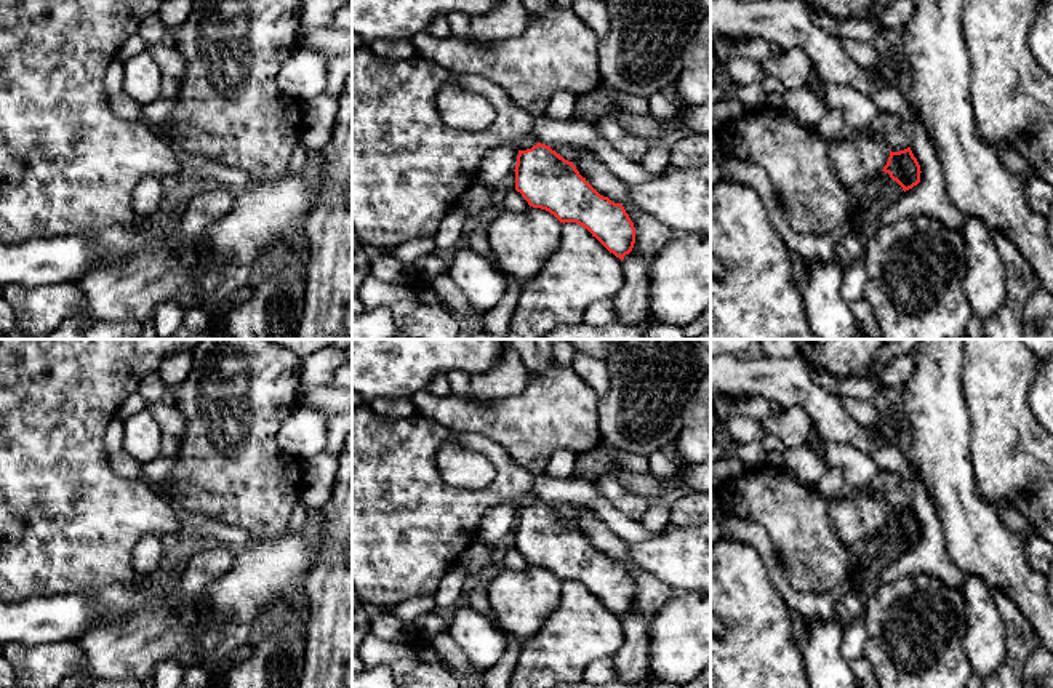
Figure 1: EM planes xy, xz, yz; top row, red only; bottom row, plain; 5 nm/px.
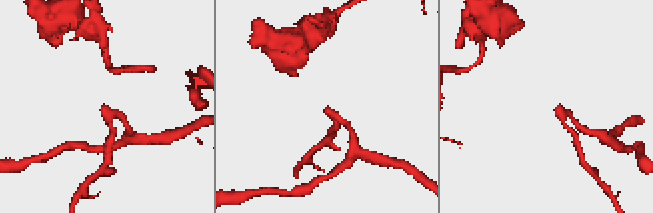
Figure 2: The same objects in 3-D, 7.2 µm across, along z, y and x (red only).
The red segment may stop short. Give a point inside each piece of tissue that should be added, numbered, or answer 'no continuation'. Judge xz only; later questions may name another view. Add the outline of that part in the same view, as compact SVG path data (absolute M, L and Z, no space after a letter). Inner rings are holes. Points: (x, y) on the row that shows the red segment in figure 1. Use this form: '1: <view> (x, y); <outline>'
1: xz (410, 168); M370 46L352 50L352 230L358 242L387 251L410 238L434 237L442 219L477 179L486 154L506 144L517 150L538 144L538 139L531 136L531 126L533 117L520 109L501 86L480 75L454 75L421 54L408 59L384 59ZM453 78L461 88L482 96L494 107L496 117L486 130L454 130L442 120L437 96L440 88Z

